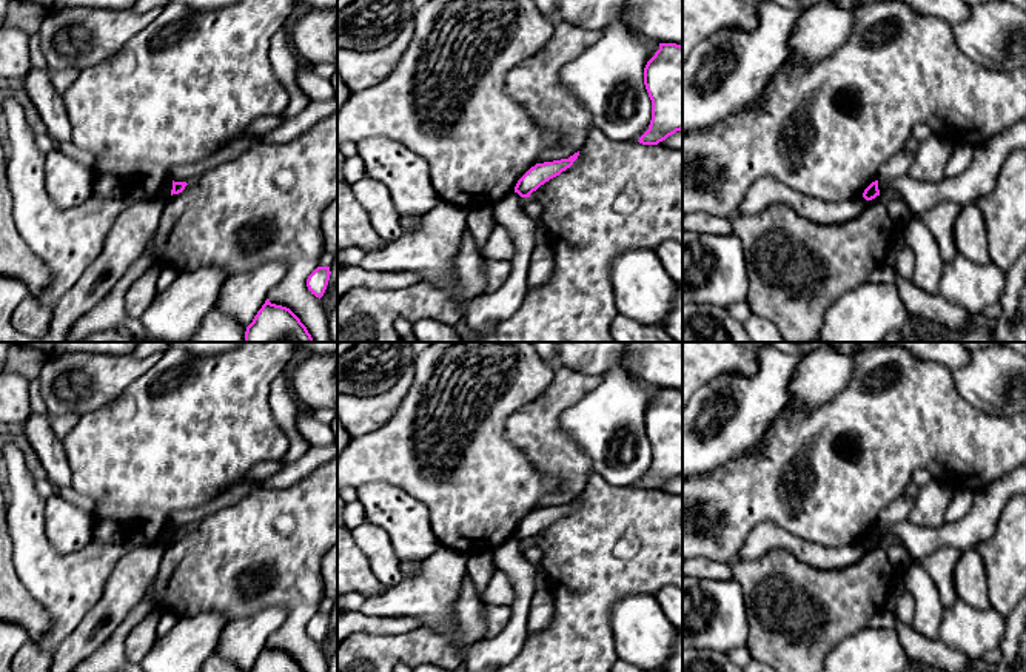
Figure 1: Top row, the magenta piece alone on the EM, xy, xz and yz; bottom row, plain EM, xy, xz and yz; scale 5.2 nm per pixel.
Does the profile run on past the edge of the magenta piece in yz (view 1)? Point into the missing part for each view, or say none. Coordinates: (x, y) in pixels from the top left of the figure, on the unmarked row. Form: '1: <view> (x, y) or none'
1: none

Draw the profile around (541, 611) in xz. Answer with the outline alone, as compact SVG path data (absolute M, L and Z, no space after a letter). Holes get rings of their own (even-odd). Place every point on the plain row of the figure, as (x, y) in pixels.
M547 589L535 590L528 609L528 630L541 632L547 629L553 618L553 603Z

